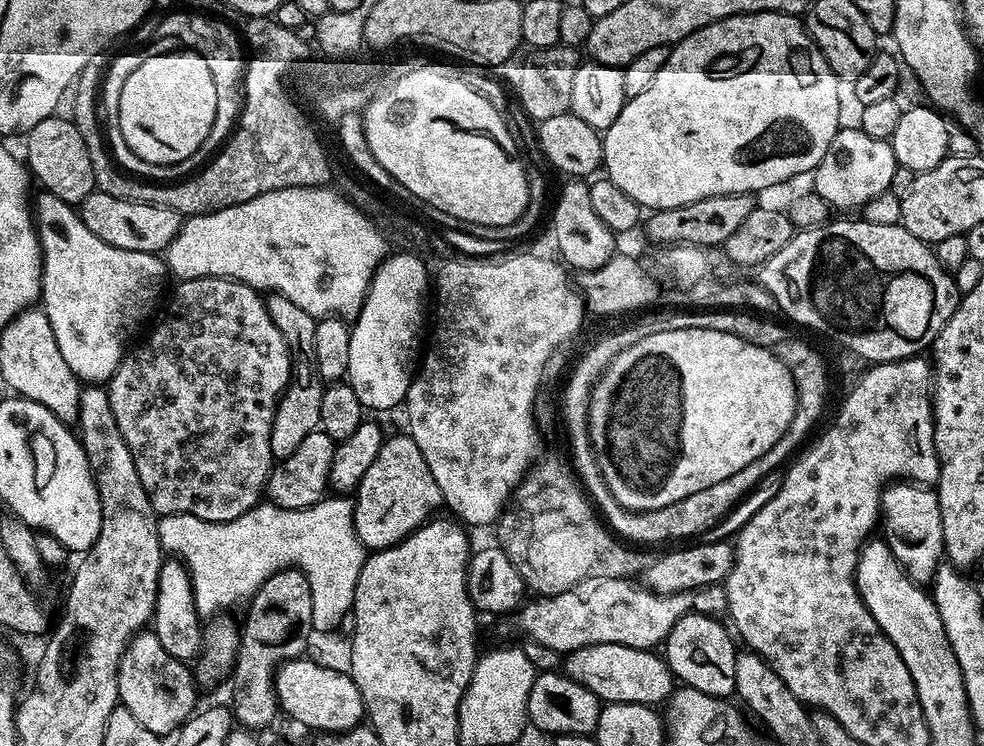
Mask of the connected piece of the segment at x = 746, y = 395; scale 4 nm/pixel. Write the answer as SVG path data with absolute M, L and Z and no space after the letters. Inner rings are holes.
M682 329L667 330L661 333L651 334L650 337L622 350L609 362L604 372L596 380L592 388L592 396L589 398L589 428L588 440L598 462L598 470L610 490L610 494L629 512L646 512L658 510L659 507L670 506L682 498L690 498L690 494L698 494L698 490L706 490L706 486L714 486L714 482L726 482L730 474L738 474L742 466L750 466L790 426L790 422L796 413L796 387L790 370L778 357L771 347L755 345L754 342L743 341L734 334L723 333L722 330L712 329Z

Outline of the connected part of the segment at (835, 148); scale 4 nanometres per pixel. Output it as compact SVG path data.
M858 126L841 127L834 134L834 142L830 142L830 150L822 154L822 162L811 173L811 187L816 195L823 198L829 209L856 208L863 209L878 194L889 191L897 167L891 143L882 138L870 138Z

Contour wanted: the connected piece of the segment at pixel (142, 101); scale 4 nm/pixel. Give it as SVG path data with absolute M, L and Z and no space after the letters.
M177 50L161 56L148 56L146 62L142 62L142 66L138 66L138 70L134 70L130 78L126 78L122 86L122 98L118 103L118 120L121 122L122 136L126 138L126 143L132 148L134 154L138 154L148 163L172 165L194 154L202 146L202 142L206 142L206 134L210 134L210 126L214 126L214 110L217 106L218 94L214 94L214 78L210 78L210 69L206 67L204 59L191 50Z

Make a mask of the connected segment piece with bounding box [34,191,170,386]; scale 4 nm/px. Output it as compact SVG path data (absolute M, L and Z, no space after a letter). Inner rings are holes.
M46 191L39 195L34 200L34 219L44 256L42 310L54 326L66 366L80 381L100 386L118 370L129 347L128 335L151 314L164 279L169 279L168 265L157 253L122 250L102 242L86 230L73 205Z

